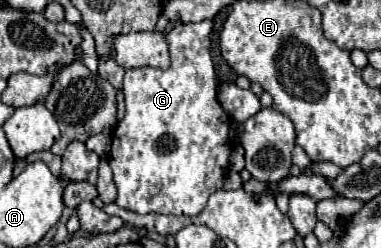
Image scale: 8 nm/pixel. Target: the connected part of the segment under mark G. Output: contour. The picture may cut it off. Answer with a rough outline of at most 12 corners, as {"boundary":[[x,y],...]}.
{"boundary":[[214,21],[128,69],[116,205],[196,215],[222,189],[230,119]]}

